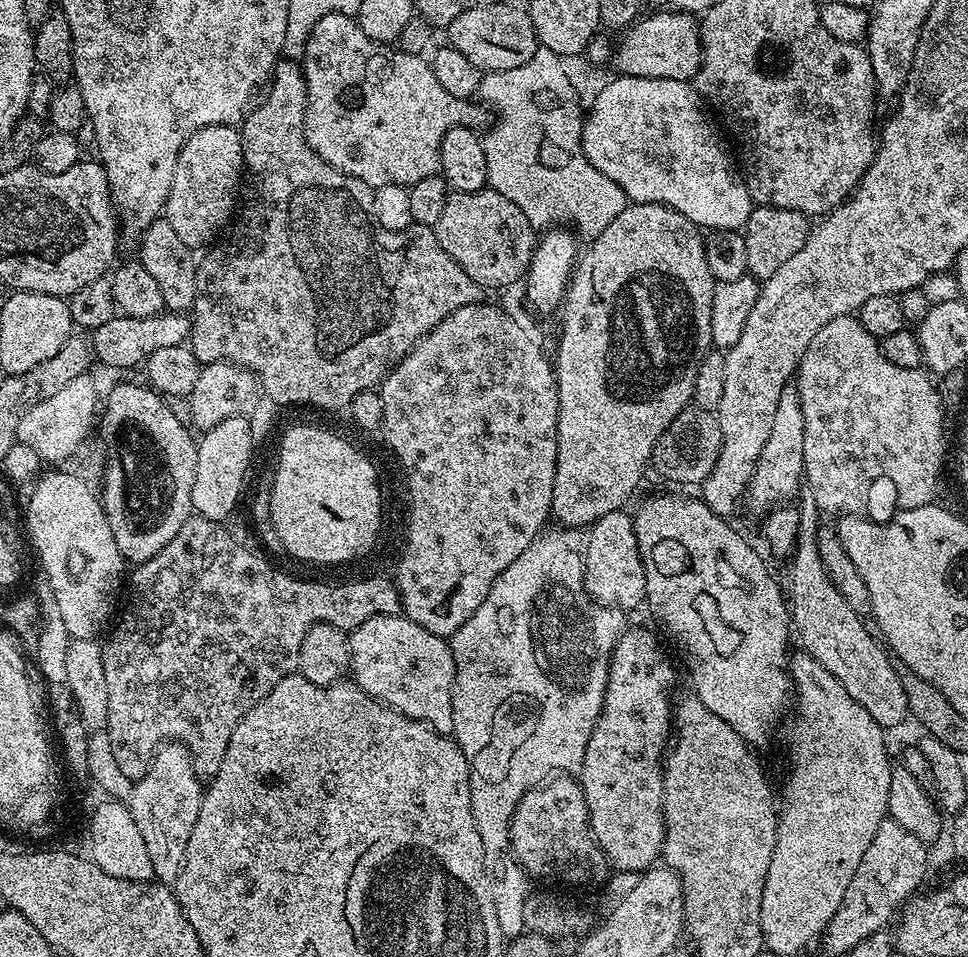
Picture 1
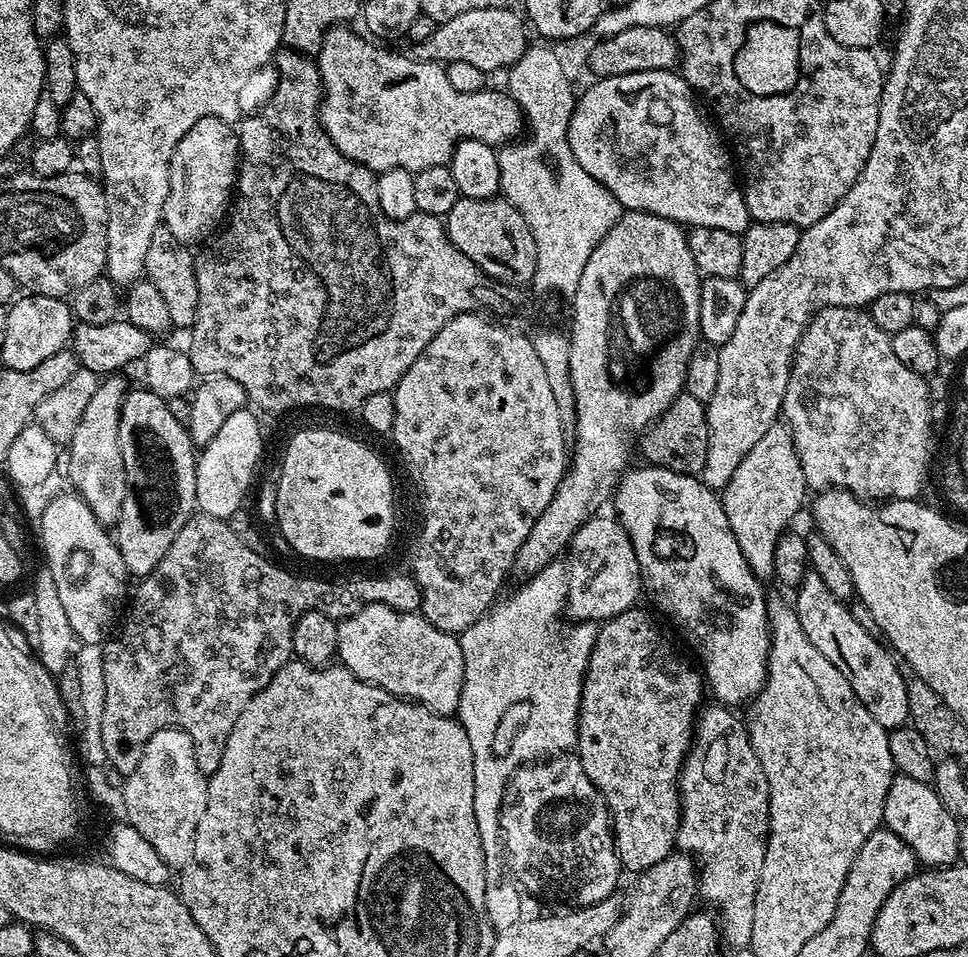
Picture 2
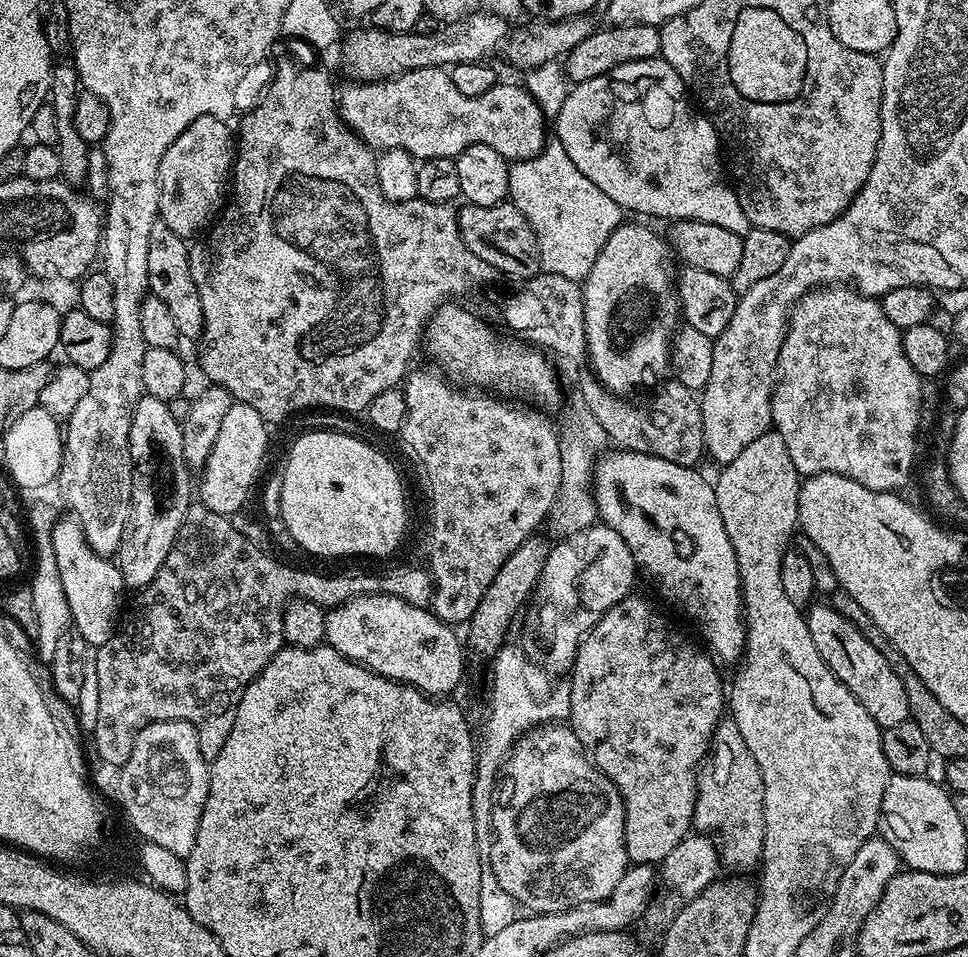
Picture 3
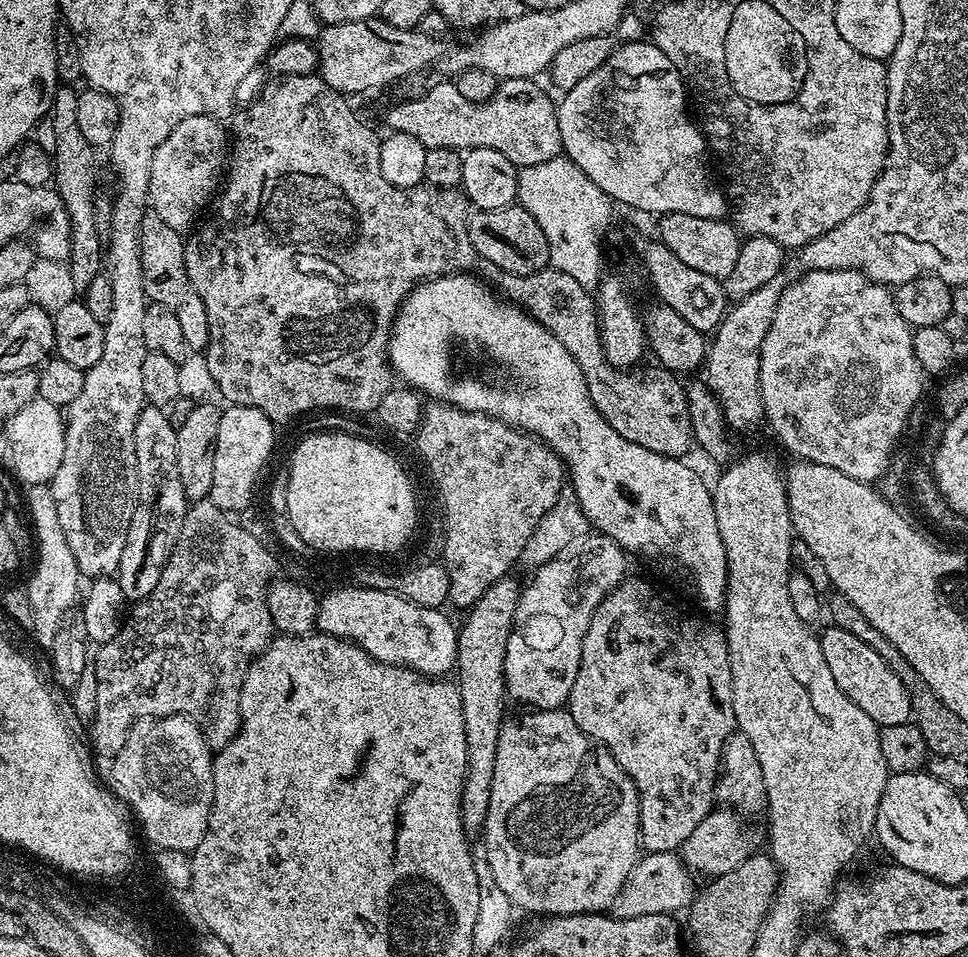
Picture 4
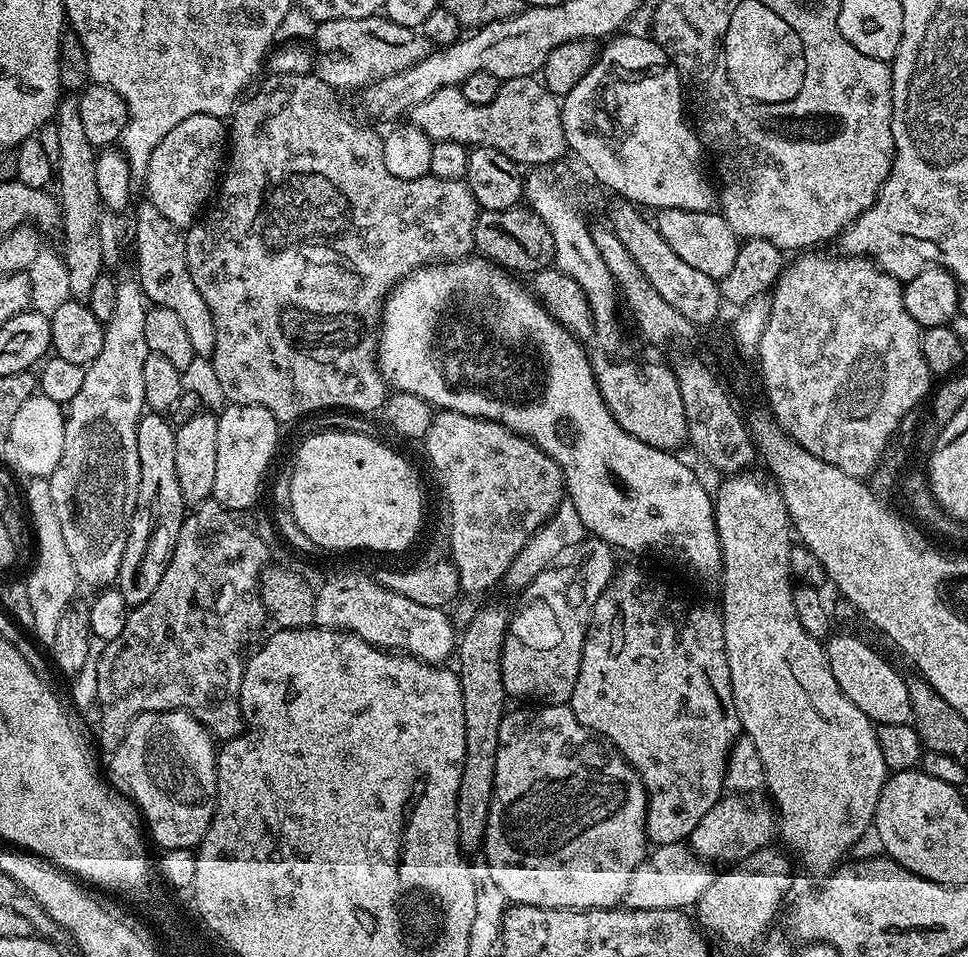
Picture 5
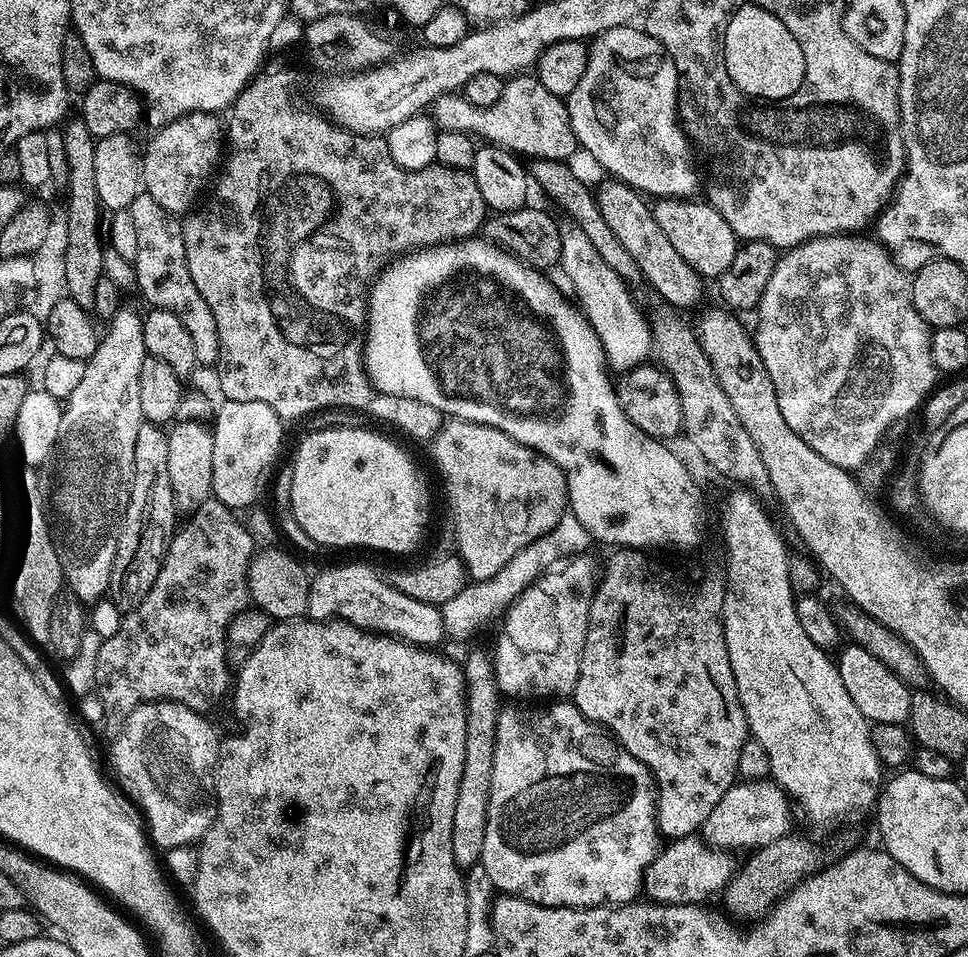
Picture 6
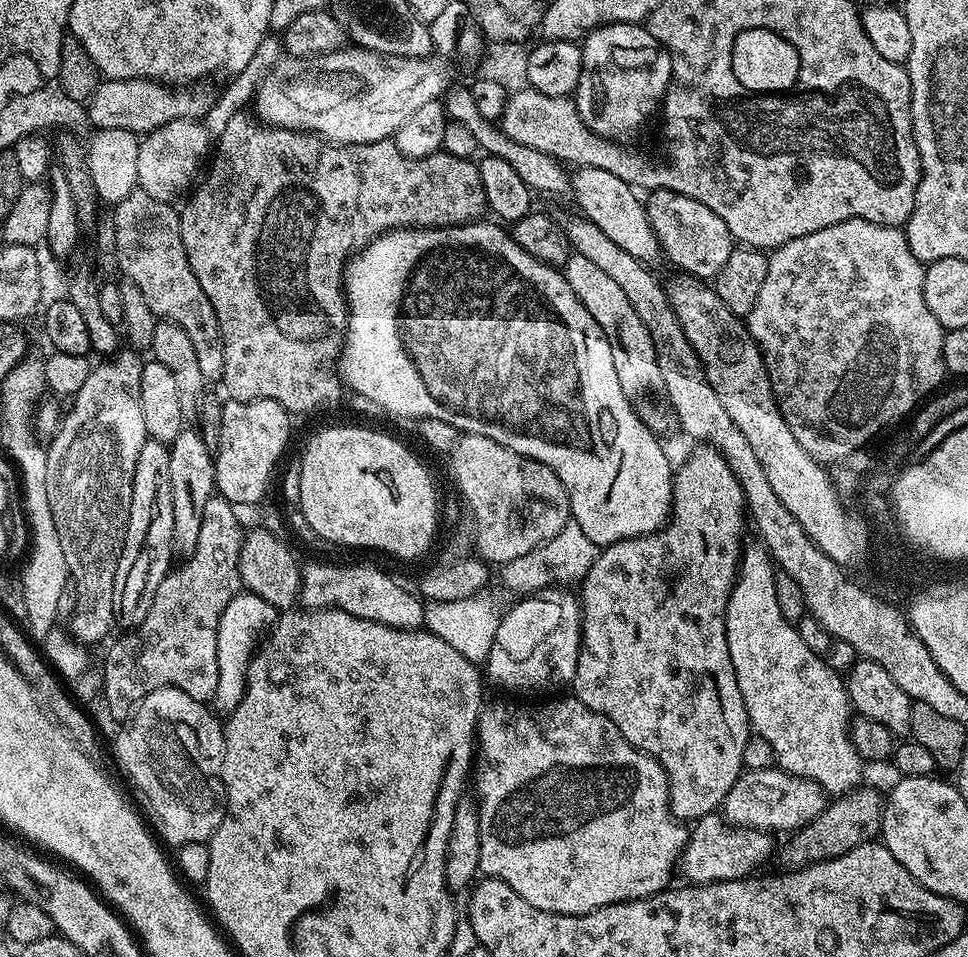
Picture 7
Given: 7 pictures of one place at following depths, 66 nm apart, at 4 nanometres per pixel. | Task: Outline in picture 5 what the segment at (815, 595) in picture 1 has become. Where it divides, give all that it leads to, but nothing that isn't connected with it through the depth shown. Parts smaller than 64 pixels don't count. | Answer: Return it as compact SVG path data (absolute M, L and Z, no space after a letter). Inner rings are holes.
M835 636L827 641L826 651L834 682L838 682L842 694L846 694L846 698L850 698L873 725L909 723L912 707L907 679L903 675L900 677L895 666L883 660L866 641L856 636Z

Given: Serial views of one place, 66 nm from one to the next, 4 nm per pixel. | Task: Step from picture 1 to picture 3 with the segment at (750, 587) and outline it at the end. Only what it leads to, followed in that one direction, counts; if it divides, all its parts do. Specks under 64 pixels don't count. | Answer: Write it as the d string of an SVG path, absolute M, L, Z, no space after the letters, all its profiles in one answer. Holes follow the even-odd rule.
M623 450L605 451L597 459L592 477L596 511L603 523L622 534L622 542L630 546L637 565L660 579L661 594L670 603L677 604L690 619L696 620L704 635L703 643L707 651L721 665L735 665L744 654L746 631L744 591L740 588L738 558L734 558L730 534L726 534L726 526L722 526L722 514L718 514L713 481L707 480L702 473L696 471L700 470L678 466L678 462L666 462L666 458L654 458L650 454Z

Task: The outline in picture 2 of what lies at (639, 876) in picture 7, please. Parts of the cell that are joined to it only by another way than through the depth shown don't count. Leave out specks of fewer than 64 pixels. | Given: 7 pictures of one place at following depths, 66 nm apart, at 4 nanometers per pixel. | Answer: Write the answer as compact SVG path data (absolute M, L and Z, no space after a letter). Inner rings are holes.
M579 755L545 758L525 764L512 773L504 785L504 799L500 806L500 838L503 855L508 855L511 879L525 893L528 891L532 896L545 896L548 900L561 900L564 903L561 905L581 908L602 902L617 891L616 883L622 877L622 869L612 838L608 806L594 782L590 782L586 770L582 770Z

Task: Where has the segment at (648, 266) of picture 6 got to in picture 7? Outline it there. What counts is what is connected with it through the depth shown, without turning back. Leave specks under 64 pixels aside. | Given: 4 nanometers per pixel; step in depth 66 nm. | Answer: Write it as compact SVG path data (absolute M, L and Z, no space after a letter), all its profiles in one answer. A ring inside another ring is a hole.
M587 166L577 167L570 177L571 195L576 196L576 204L580 207L577 209L587 220L594 222L594 226L598 226L598 230L602 230L602 234L606 234L610 242L622 246L626 254L638 258L643 264L656 266L662 260L660 243L650 226L645 201L636 197L638 192L633 185L618 178L618 174L610 174L610 170Z

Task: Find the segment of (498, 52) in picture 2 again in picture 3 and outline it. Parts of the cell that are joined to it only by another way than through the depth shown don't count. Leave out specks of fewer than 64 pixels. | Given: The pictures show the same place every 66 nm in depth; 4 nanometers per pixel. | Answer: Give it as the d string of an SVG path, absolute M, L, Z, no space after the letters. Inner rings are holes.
M474 14L468 20L445 24L434 34L417 32L384 32L381 28L367 26L356 28L345 35L340 56L344 59L344 72L356 82L386 80L389 76L401 76L403 72L413 72L423 68L444 68L462 62L484 62L492 51L499 49L510 35L509 21L501 16Z

